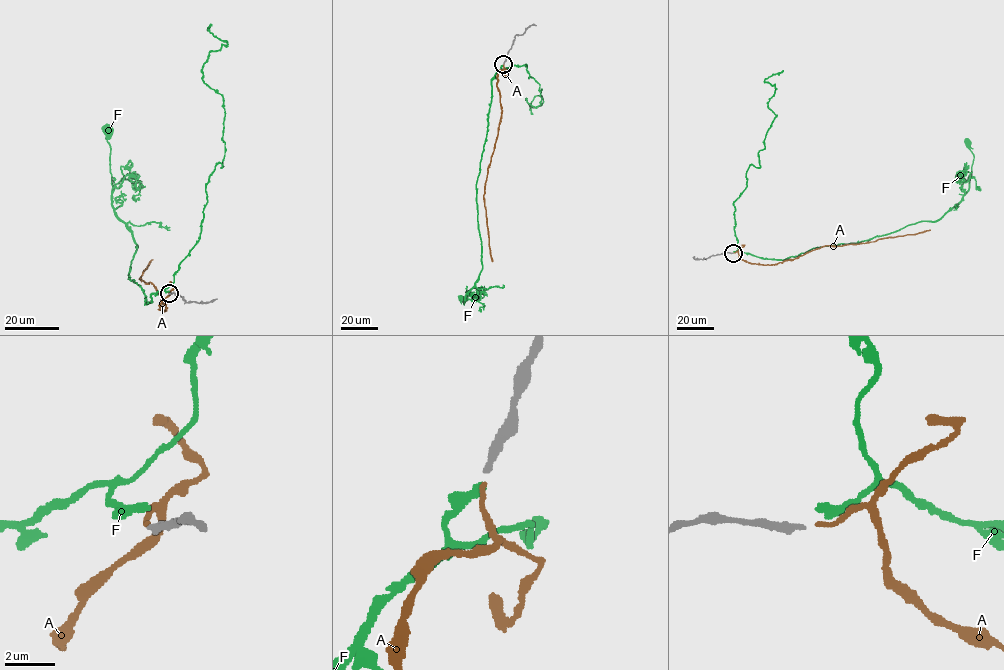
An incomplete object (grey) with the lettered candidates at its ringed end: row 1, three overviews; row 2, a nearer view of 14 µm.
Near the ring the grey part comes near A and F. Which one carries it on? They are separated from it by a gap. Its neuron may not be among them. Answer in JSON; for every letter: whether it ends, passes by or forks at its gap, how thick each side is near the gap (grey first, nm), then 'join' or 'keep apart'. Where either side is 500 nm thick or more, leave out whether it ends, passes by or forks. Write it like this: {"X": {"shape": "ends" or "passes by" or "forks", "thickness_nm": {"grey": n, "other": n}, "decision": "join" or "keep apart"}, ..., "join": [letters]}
{"A": {"shape": "ends", "thickness_nm": {"grey": 260, "other": 180}, "decision": "join"}, "F": {"shape": "ends", "thickness_nm": {"grey": 260, "other": 360}, "decision": "keep apart"}, "join": ["A"]}

